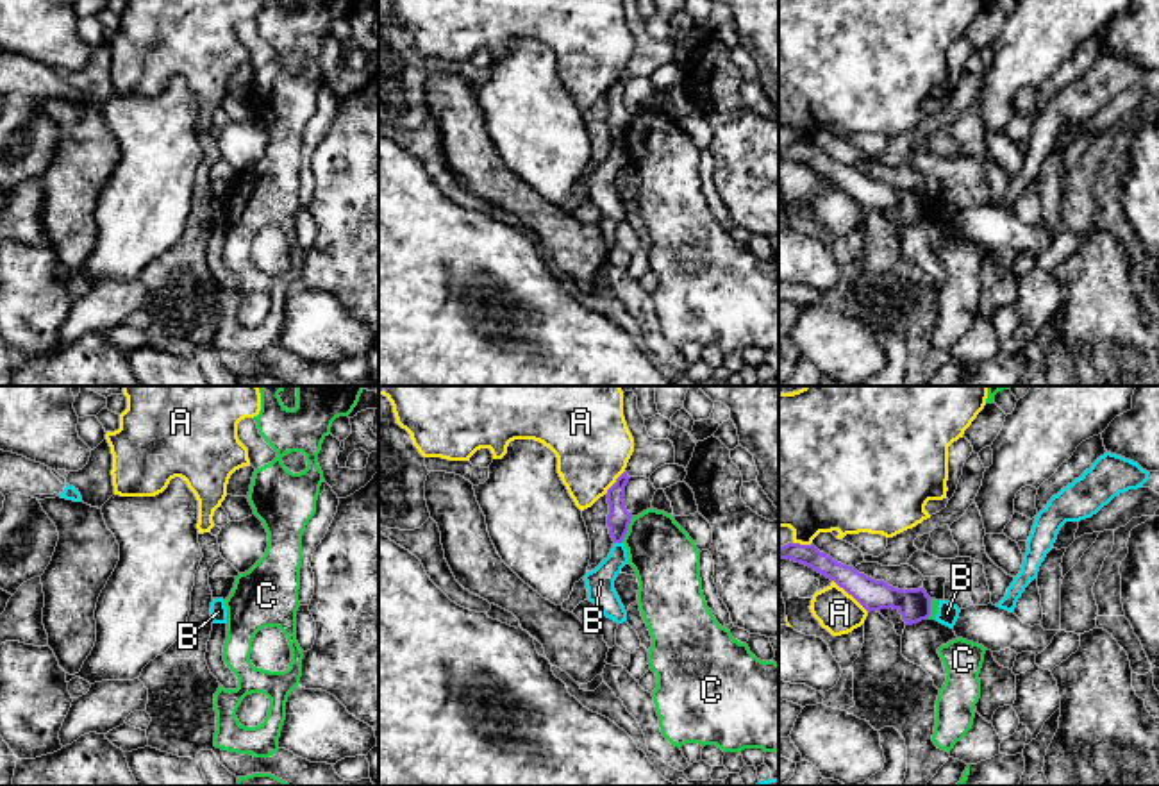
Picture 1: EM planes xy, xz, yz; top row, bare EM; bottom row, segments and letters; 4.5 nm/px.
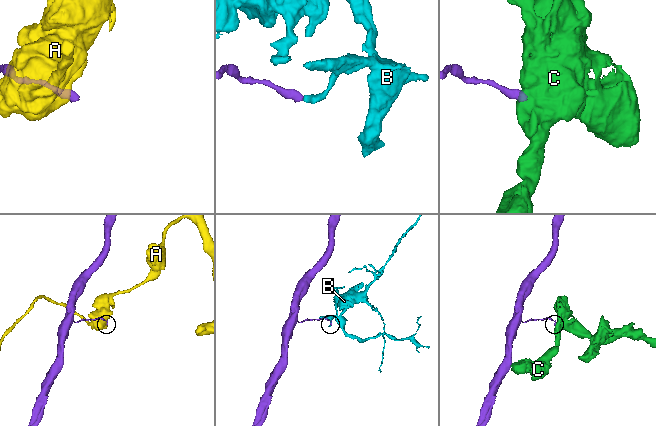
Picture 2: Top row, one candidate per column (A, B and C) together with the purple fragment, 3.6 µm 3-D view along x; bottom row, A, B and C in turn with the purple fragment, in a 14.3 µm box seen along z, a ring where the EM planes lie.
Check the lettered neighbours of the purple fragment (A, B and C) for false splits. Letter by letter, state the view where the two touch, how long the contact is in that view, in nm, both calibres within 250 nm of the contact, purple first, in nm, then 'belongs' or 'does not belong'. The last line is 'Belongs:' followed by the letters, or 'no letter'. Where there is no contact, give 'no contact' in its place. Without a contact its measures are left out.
A: yz | 220 nm | 140/190 nm | does not belong
B: xz | 30 nm | 110/130 nm | does not belong
C: xz | 130 nm | 110/300 nm | does not belong
Belongs: no letter

